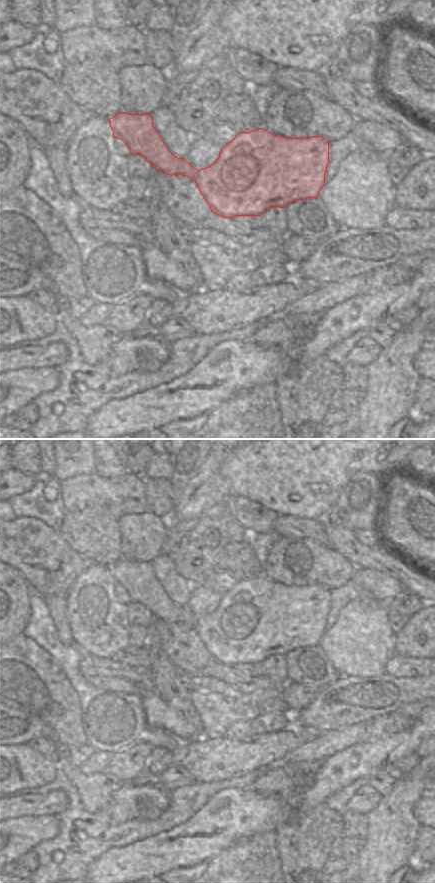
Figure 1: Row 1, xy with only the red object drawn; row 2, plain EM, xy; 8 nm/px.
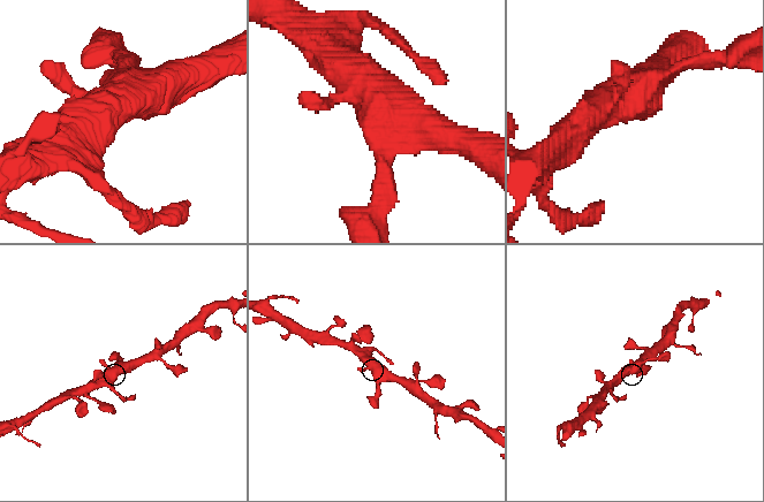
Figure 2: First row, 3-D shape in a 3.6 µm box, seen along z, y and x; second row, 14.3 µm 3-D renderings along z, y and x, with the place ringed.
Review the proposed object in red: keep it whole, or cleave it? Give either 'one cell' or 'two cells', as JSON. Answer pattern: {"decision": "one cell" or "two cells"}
{"decision": "one cell"}

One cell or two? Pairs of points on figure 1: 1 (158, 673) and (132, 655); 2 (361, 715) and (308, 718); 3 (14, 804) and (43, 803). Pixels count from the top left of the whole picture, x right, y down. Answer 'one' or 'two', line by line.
1: two
2: one
3: one

